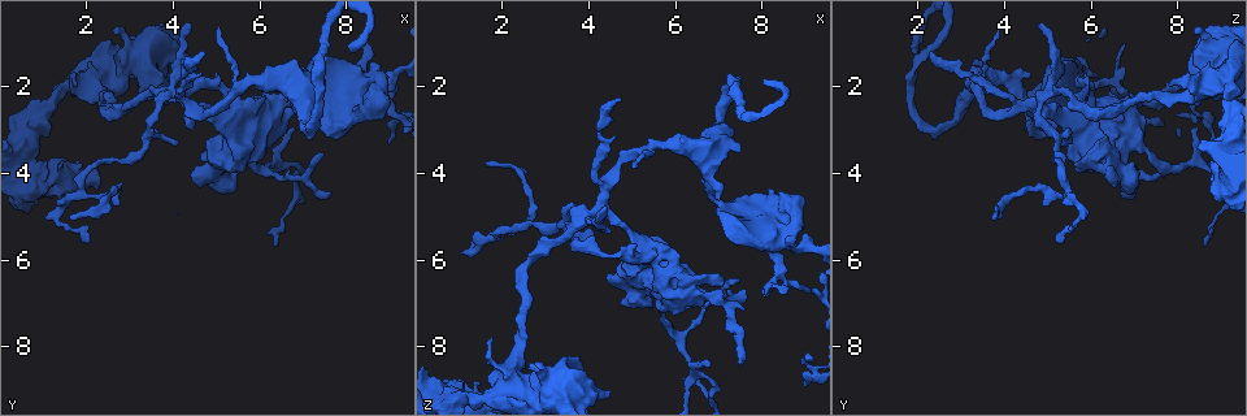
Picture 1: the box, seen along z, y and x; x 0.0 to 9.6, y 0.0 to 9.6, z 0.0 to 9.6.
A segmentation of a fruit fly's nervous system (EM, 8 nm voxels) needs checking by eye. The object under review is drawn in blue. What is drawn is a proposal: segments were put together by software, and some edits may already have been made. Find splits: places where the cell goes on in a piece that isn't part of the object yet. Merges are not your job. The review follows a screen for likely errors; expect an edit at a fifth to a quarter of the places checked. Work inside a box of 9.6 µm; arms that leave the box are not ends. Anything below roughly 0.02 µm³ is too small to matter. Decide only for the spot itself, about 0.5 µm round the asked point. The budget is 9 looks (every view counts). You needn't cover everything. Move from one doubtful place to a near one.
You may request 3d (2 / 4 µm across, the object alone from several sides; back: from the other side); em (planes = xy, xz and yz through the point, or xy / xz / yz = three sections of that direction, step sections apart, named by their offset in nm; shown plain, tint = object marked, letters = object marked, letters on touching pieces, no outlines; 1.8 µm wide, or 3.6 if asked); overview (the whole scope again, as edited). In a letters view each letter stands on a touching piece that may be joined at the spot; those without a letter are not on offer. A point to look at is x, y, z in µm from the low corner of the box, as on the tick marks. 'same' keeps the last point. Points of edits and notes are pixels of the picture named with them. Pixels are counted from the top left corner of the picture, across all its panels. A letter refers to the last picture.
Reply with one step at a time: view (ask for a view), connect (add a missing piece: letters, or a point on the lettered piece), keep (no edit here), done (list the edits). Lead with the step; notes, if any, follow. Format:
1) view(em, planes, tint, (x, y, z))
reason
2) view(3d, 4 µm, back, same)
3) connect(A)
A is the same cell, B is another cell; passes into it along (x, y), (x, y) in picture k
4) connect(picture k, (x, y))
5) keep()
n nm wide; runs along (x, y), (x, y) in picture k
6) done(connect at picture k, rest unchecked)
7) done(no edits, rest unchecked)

view(3d, 4 µm, (4.40, 0.65, 4.80))
an open end

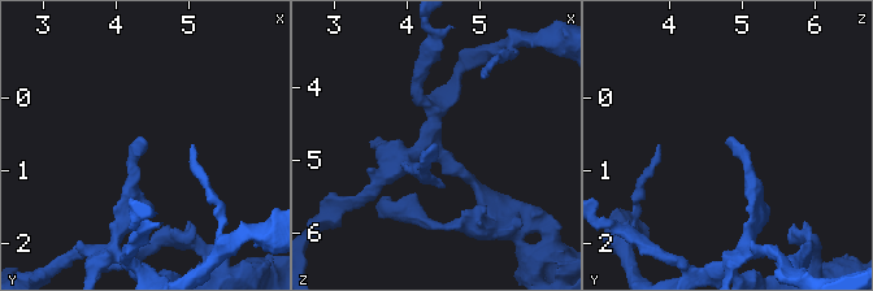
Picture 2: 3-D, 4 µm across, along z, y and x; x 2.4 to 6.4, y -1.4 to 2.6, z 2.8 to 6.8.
view(em, planes, tint, (4.35, 0.60, 4.80))
need the tissue

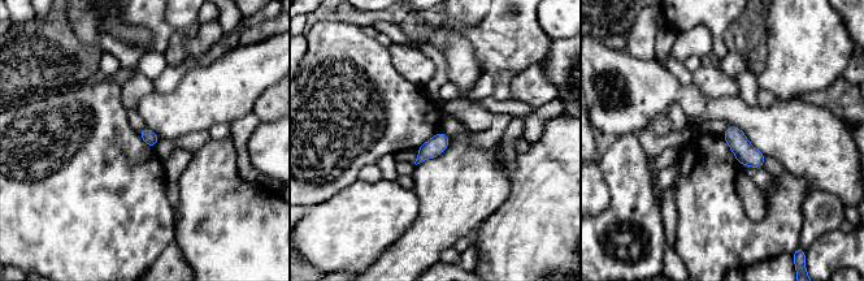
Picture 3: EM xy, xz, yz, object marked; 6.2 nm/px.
view(em, planes, letters, same)
what lies round it

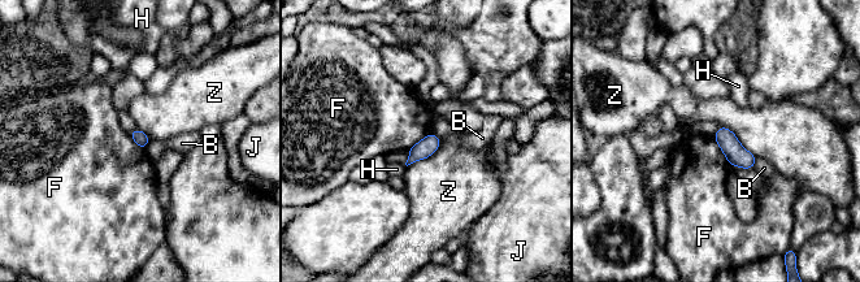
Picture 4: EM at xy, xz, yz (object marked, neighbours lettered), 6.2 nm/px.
keep()
B, F, H, J and Z are other cells; border along (712, 137), (729, 164) in picture 4; none of them fits

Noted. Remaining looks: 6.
view(em, planes, letters, (4.75, 1.25, 2.30))
an open end

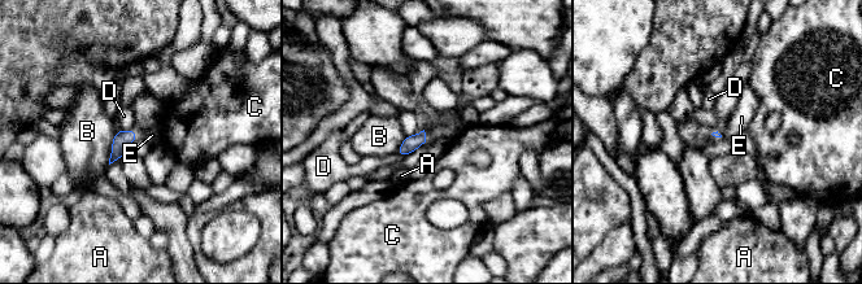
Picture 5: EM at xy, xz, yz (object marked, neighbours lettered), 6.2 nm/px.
keep()
A, B, C, D and E are other cells; none of them fits

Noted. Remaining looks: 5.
view(em, xy, step 16, letters, (8.05, 1.15, 1.95))
tapers out

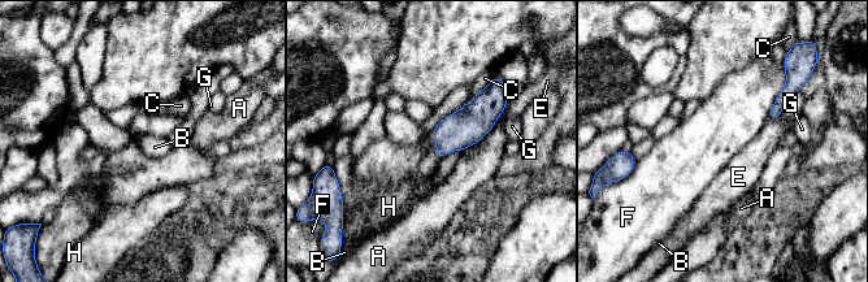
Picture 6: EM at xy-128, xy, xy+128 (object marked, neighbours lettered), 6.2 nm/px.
connect(H)
H is the same cell, A, B, C, E, F and G are other cells; it goes on there

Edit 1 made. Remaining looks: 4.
view(em, yz, step 16, letters, (8.45, 1.05, 6.75))
free end

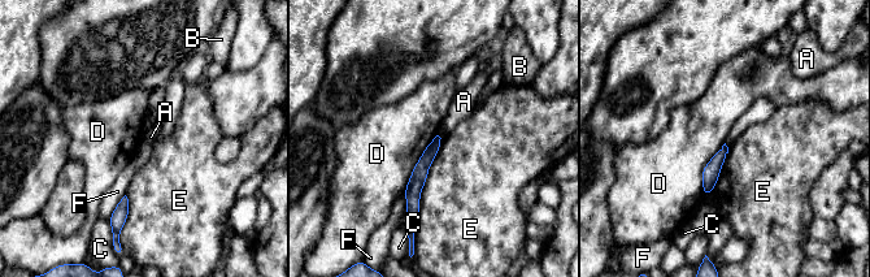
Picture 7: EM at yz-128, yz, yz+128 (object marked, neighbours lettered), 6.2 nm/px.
view(em, planes, letters, same)
another direction

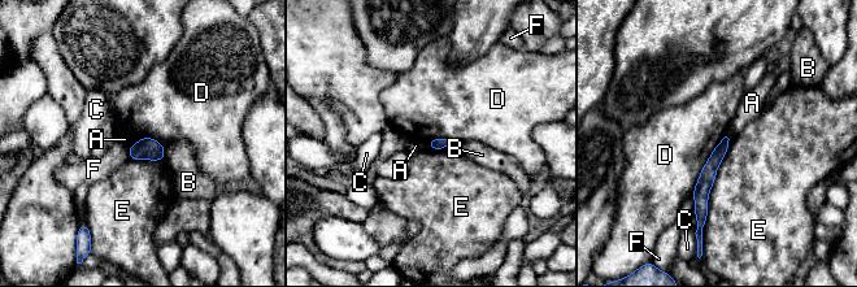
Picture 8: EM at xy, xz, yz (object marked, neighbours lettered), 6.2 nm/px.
keep()
A, B, C, D, E and F are other cells; border along (725, 135), (703, 166), (691, 194) in picture 8; no lettered piece goes on from it

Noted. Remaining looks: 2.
done(connect at picture 6, rest unchecked)

